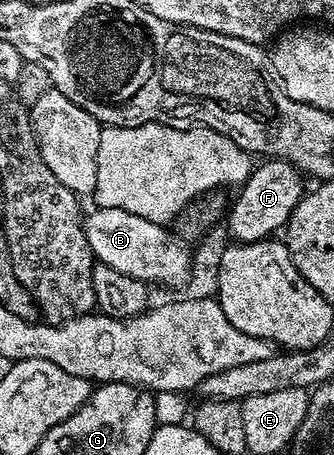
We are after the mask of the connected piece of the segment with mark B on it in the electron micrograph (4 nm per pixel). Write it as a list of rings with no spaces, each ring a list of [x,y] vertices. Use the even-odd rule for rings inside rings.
[[[96,207],[83,220],[85,236],[89,239],[92,256],[118,273],[137,278],[143,283],[183,286],[191,274],[188,248],[178,237],[167,232],[164,225],[149,222],[137,214],[116,207]]]

